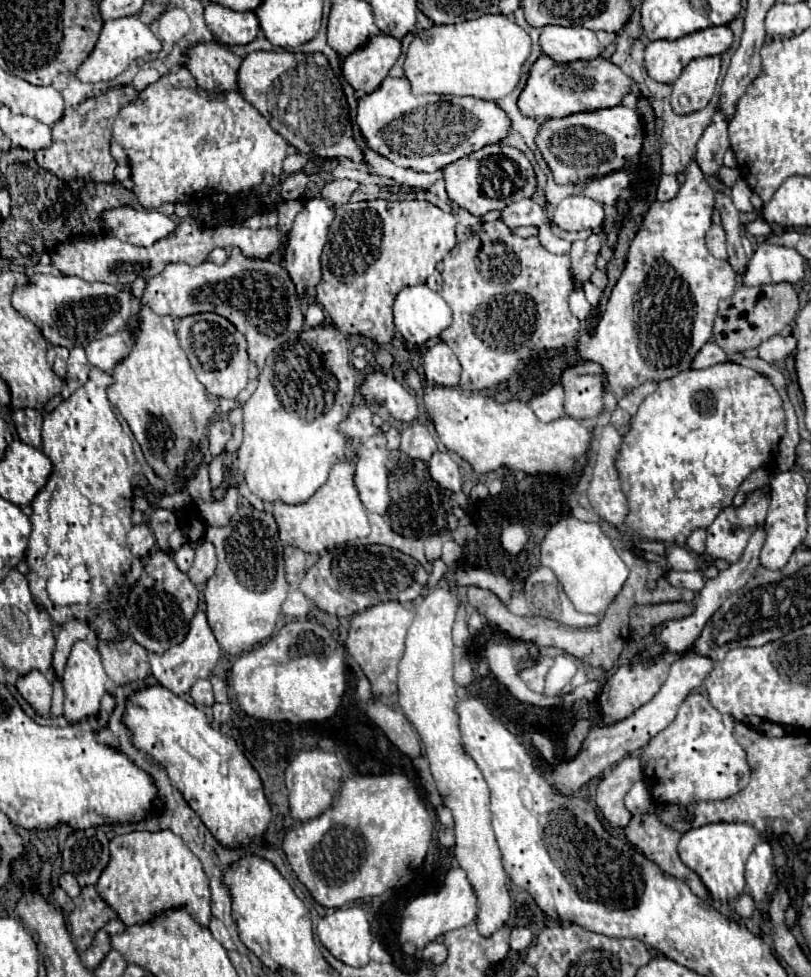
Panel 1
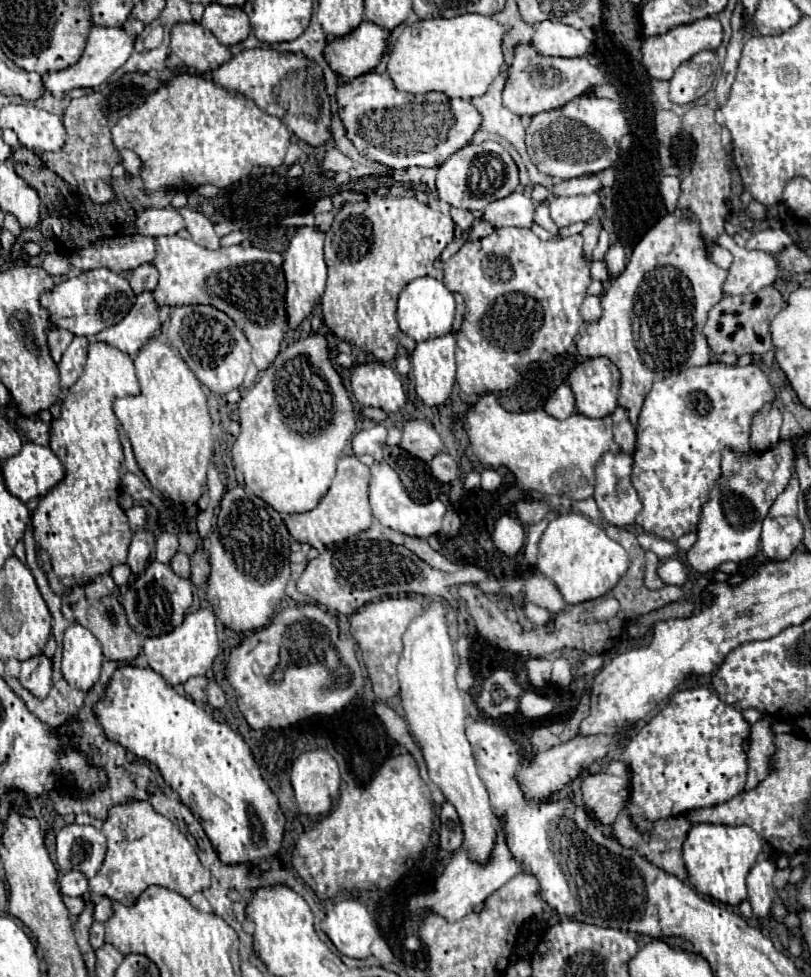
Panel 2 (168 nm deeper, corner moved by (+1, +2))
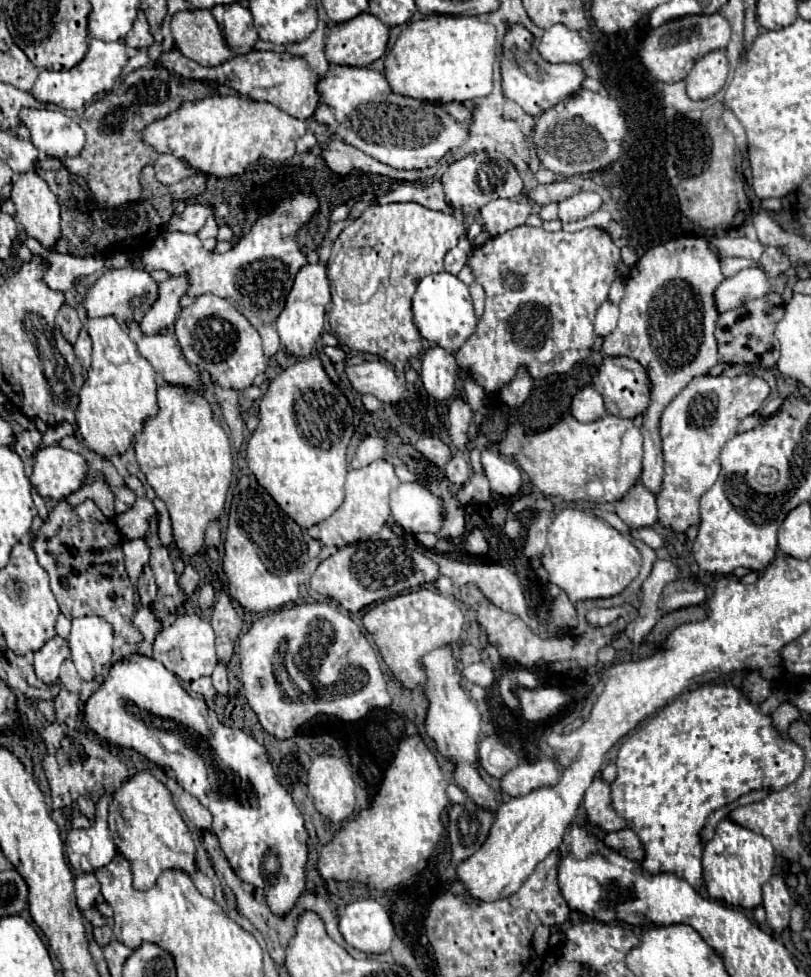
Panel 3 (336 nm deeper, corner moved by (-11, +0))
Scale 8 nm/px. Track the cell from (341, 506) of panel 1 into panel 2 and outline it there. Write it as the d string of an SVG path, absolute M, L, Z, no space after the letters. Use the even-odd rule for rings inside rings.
M340 457L338 461L338 471L336 477L328 489L328 493L320 499L318 507L308 511L308 513L298 513L298 515L288 515L284 517L284 523L290 531L290 535L298 543L308 543L316 549L320 545L330 547L334 543L342 543L349 539L355 539L358 535L370 527L372 523L372 511L368 505L368 479L370 479L370 469L352 457Z

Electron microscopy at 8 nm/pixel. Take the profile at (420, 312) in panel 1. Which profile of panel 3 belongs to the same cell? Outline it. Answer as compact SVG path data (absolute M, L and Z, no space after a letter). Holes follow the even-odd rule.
M436 273L426 275L416 289L416 295L412 297L412 309L414 309L414 323L420 331L420 335L450 353L456 353L464 341L474 333L476 329L476 311L472 305L472 297L468 287L452 273Z

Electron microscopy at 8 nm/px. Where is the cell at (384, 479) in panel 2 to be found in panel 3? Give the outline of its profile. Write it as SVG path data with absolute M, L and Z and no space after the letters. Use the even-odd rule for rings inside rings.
M402 483L390 493L394 521L412 533L436 533L442 525L440 501L418 483Z

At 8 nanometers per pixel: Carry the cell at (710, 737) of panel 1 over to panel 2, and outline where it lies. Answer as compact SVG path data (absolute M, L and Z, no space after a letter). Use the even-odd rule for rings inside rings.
M708 687L676 691L664 709L652 717L646 725L638 729L634 737L628 739L620 759L630 767L632 791L626 801L626 811L632 815L632 821L638 829L650 829L656 819L670 815L684 815L686 811L698 807L712 807L726 803L744 791L746 785L746 753L742 741L748 737L748 723L742 713L734 707L722 703L718 695Z

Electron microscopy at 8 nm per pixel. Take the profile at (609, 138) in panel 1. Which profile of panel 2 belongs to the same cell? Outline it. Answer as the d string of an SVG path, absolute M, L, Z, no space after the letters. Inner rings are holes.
M582 95L560 109L534 115L530 127L526 129L526 147L530 159L542 173L558 181L566 181L612 167L618 159L620 139L628 131L630 125L620 101Z

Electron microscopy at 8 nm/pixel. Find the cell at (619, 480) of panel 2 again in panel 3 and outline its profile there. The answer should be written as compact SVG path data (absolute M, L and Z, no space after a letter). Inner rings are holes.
M636 483L636 487L616 503L616 515L632 529L652 527L658 519L656 497L642 483Z

